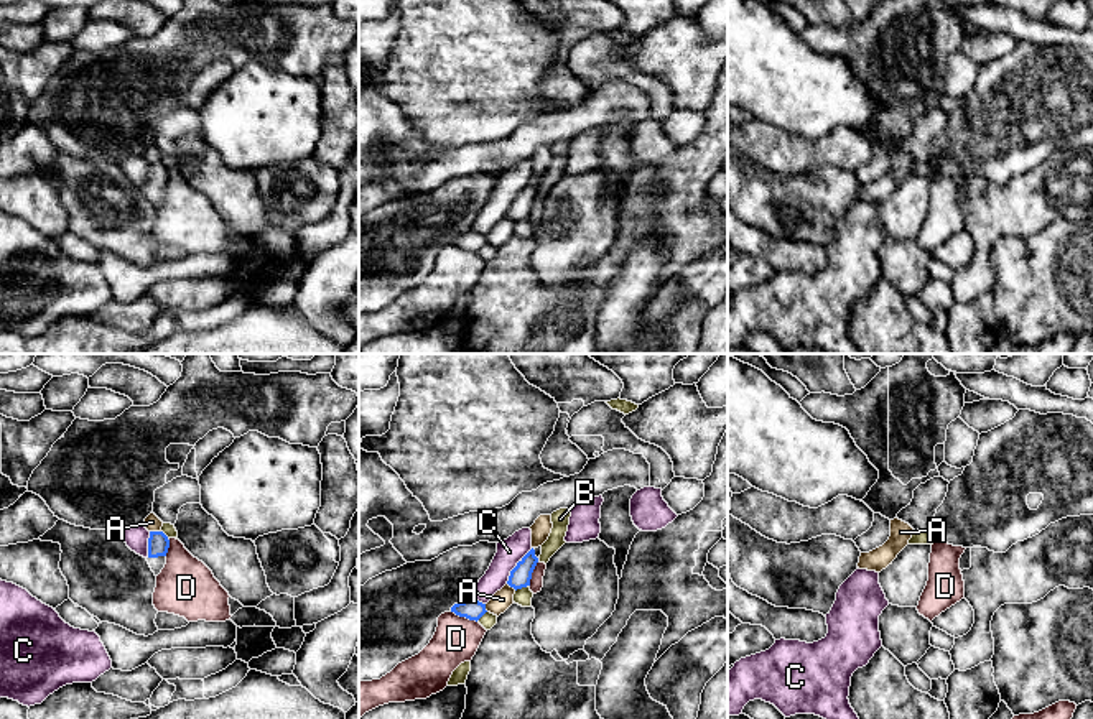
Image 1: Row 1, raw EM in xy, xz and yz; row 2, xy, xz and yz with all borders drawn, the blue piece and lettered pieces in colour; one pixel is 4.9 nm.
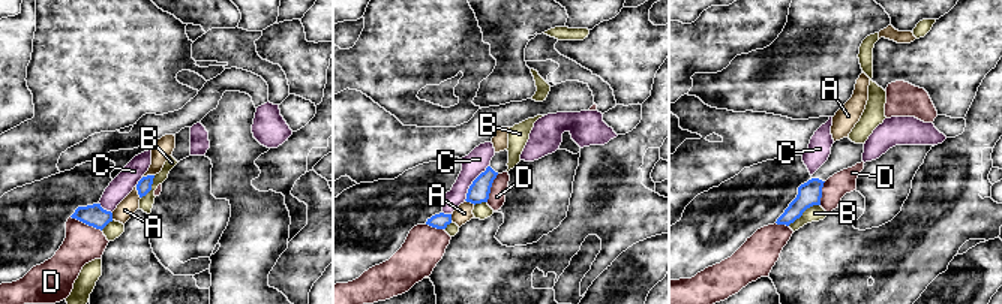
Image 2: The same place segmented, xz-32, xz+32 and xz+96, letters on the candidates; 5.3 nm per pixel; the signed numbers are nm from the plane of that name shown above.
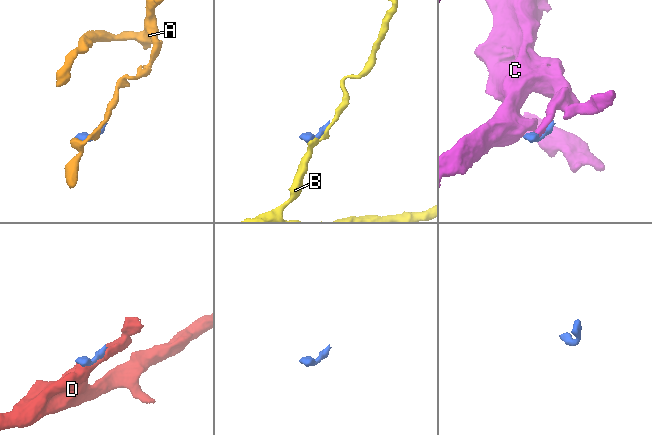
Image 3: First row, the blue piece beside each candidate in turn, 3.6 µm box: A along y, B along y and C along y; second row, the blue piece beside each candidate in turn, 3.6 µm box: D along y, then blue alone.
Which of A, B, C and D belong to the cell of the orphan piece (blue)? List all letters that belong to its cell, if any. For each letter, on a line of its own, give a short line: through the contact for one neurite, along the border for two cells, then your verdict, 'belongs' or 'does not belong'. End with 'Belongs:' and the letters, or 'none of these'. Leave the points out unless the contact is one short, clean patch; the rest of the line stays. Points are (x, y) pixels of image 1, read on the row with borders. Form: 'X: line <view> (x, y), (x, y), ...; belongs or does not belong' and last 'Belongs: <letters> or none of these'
A: does not belong
B: does not belong
C: line xz (532, 548), (511, 571), (506, 583); does not belong
D: does not belong
Belongs: none of these

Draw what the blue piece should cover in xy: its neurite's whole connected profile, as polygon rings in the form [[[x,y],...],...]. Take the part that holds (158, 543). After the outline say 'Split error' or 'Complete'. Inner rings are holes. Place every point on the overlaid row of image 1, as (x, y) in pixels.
[[[150,531],[147,561],[155,576],[158,576],[166,564],[168,548],[170,540],[163,531]]]. Split error

